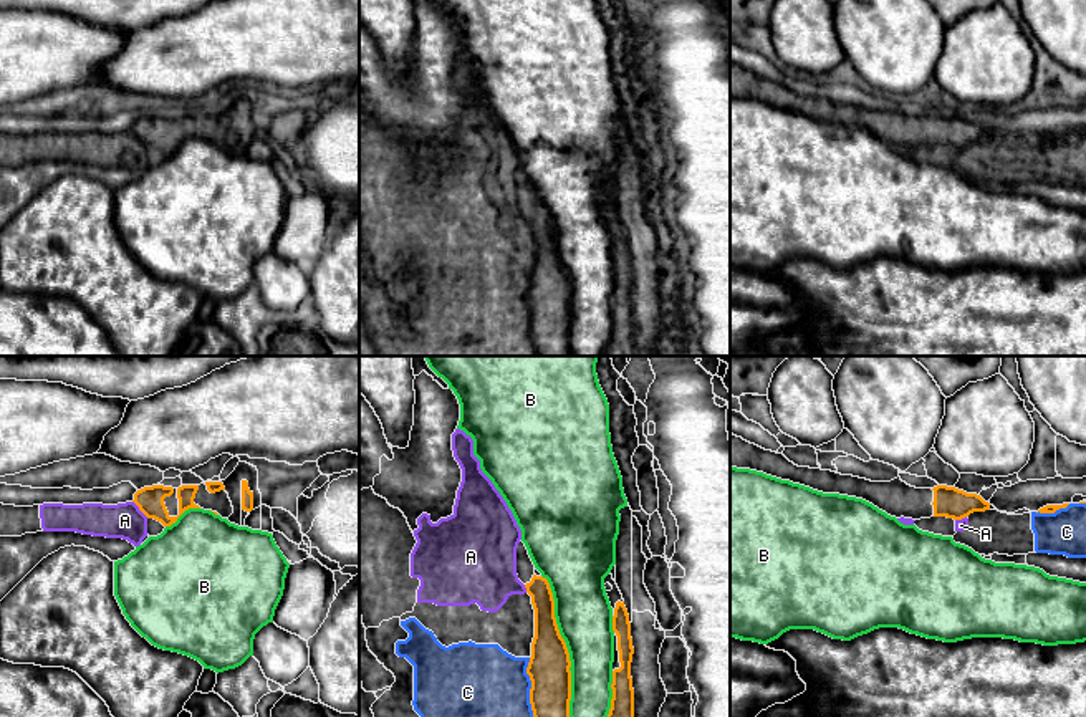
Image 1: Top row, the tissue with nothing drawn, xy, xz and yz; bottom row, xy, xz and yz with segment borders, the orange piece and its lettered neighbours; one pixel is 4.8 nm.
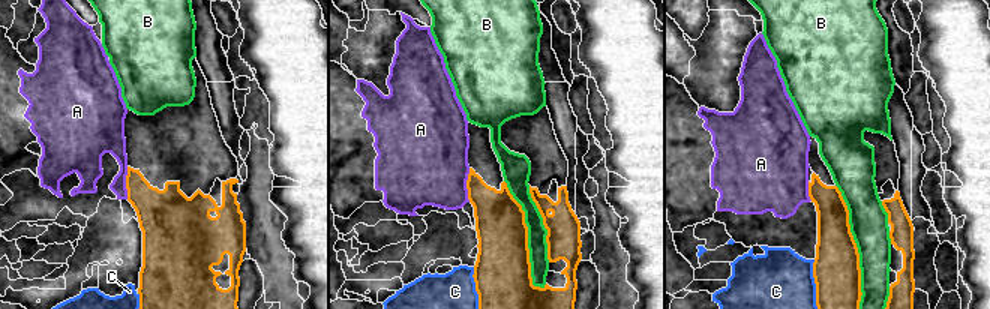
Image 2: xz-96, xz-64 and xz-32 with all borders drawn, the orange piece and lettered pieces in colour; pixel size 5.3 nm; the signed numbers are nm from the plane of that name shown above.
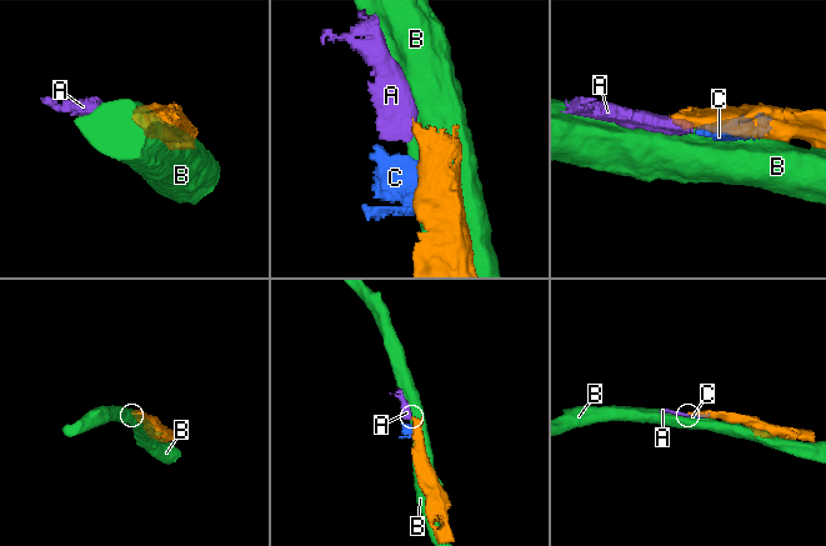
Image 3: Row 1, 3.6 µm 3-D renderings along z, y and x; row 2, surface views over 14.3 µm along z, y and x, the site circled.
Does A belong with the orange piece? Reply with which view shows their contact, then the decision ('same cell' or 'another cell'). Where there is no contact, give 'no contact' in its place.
xy | another cell

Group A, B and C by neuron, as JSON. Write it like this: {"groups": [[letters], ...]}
{"groups": [["A", "C"], ["B"]]}

